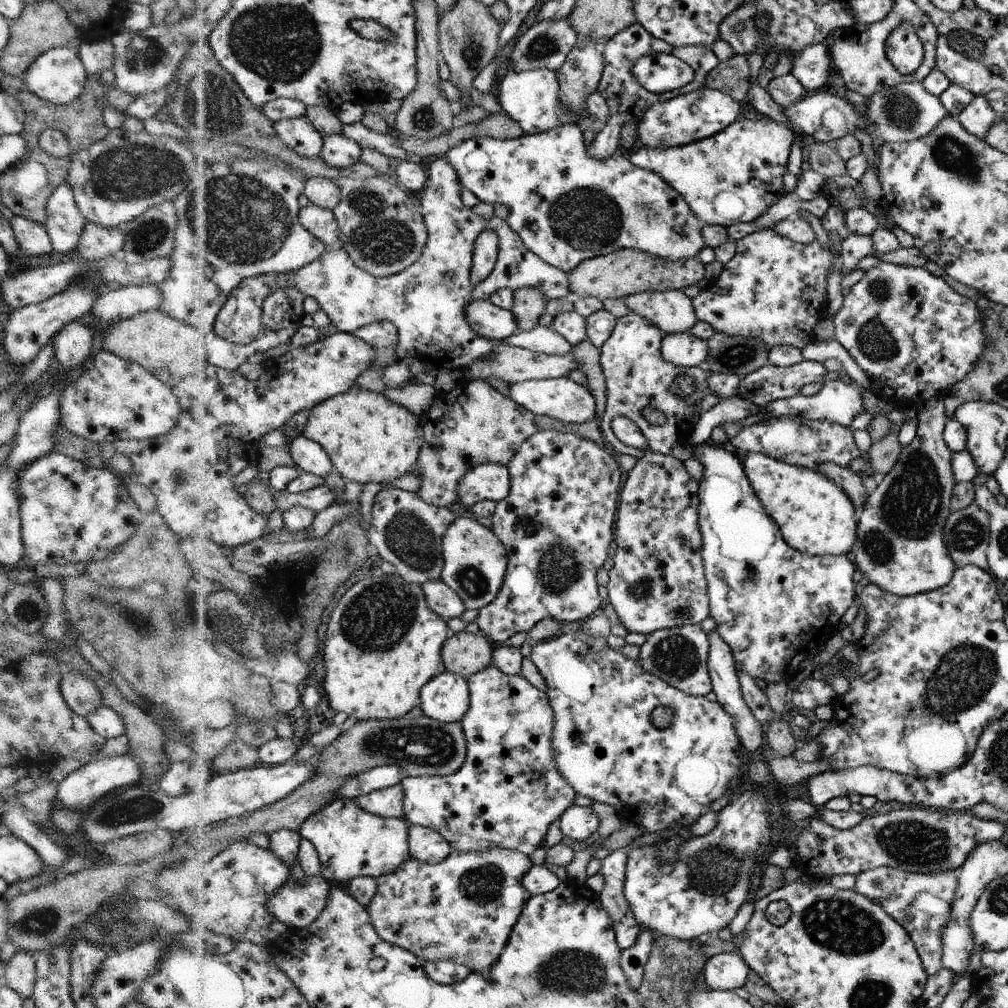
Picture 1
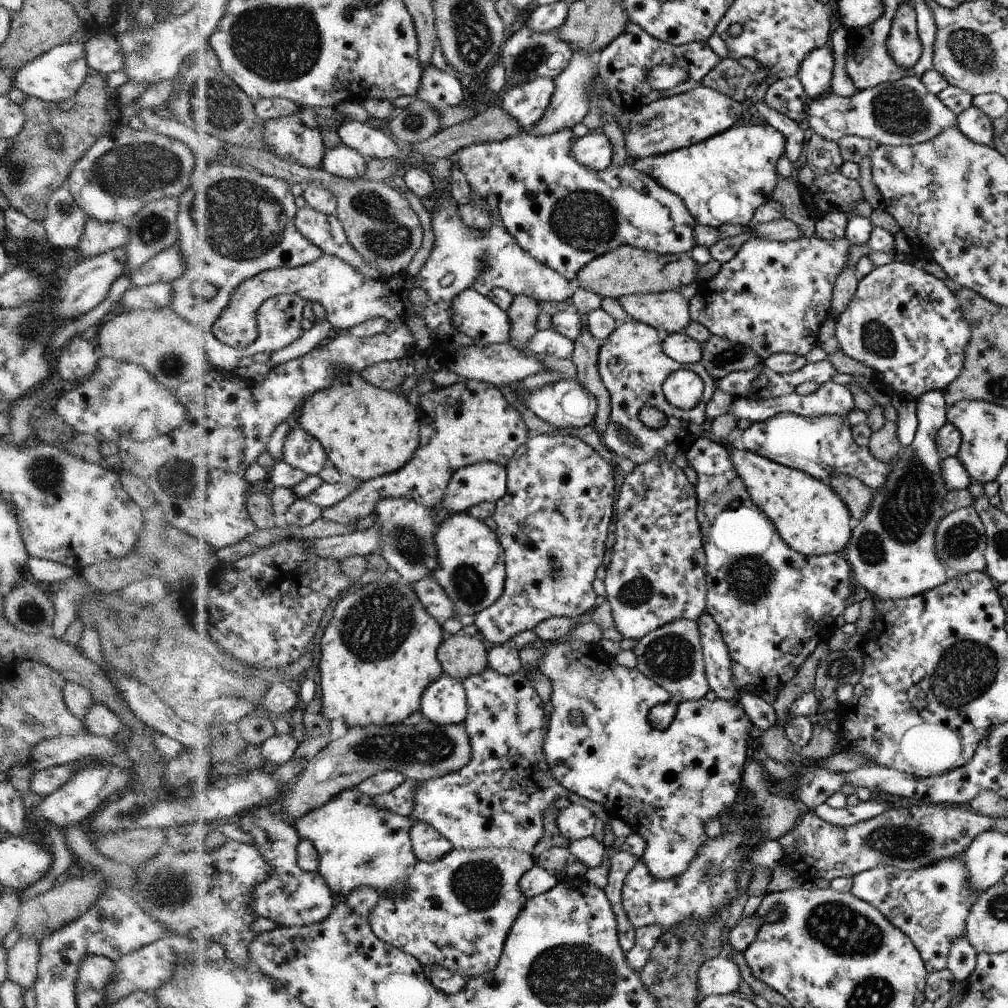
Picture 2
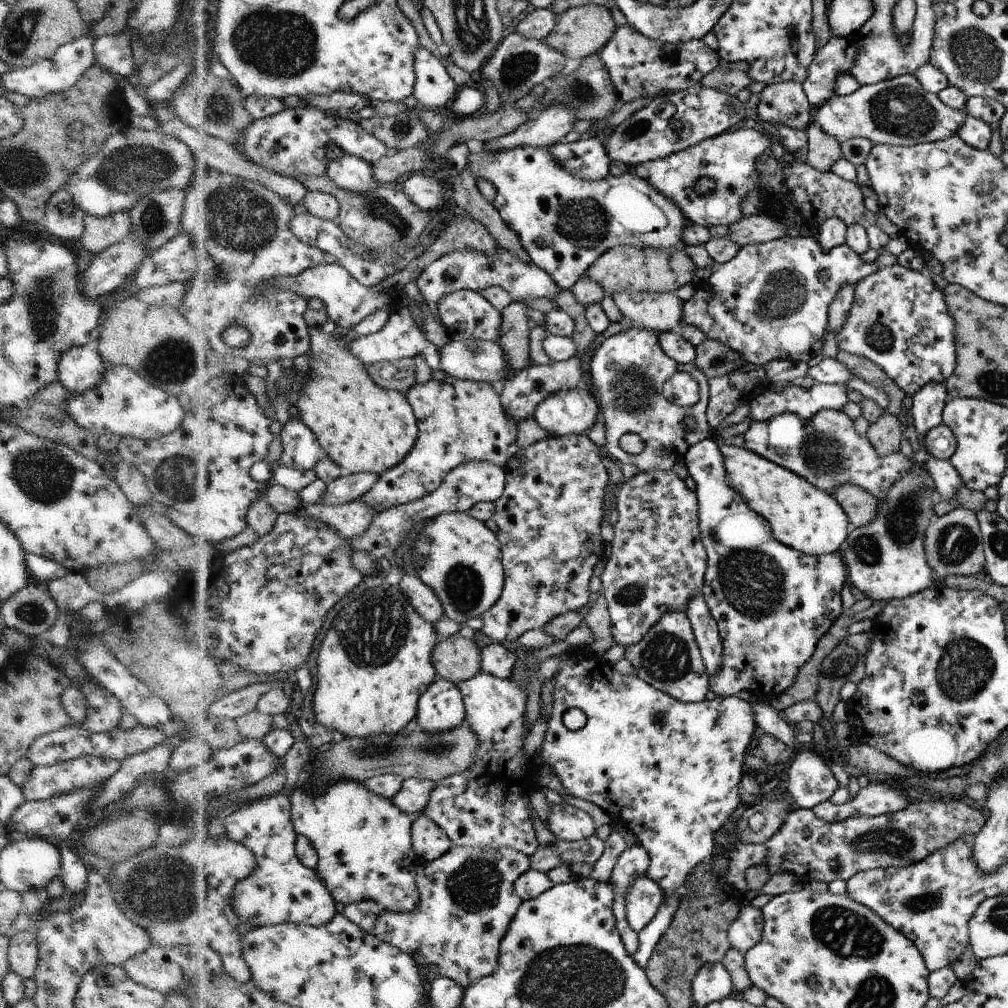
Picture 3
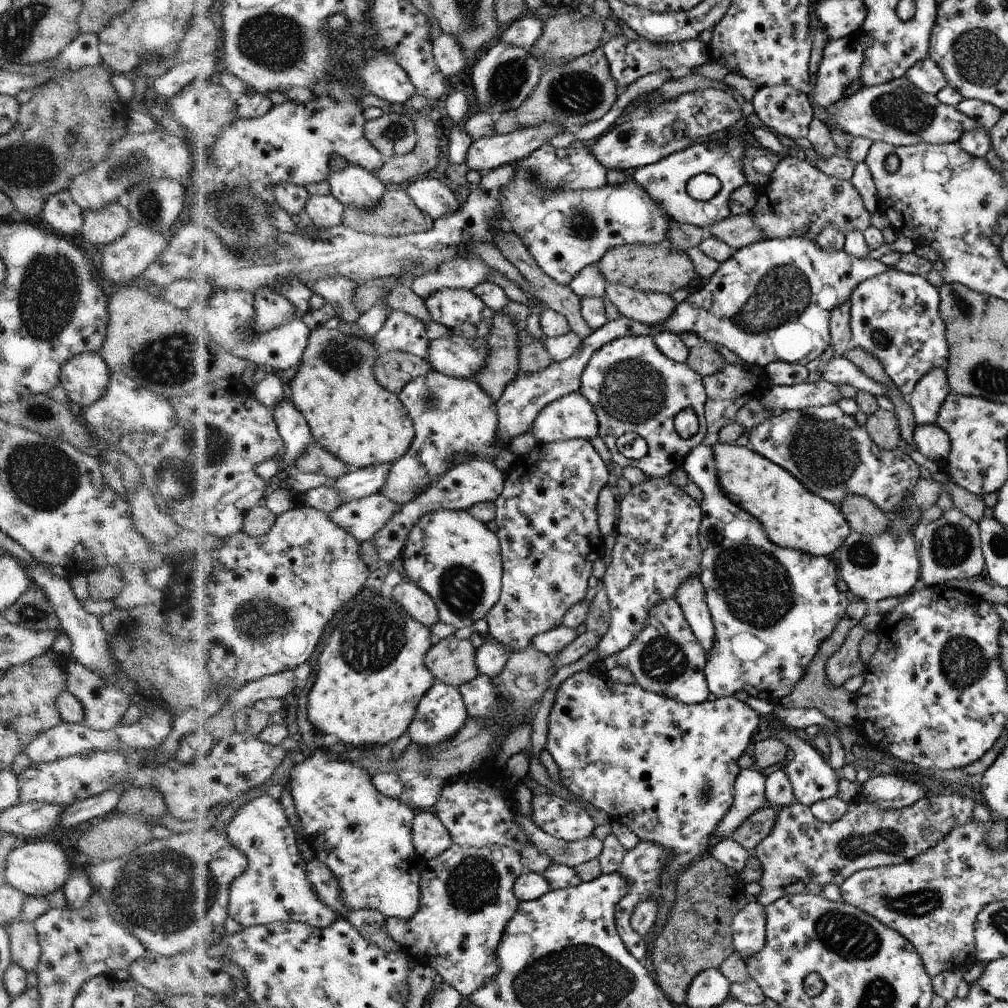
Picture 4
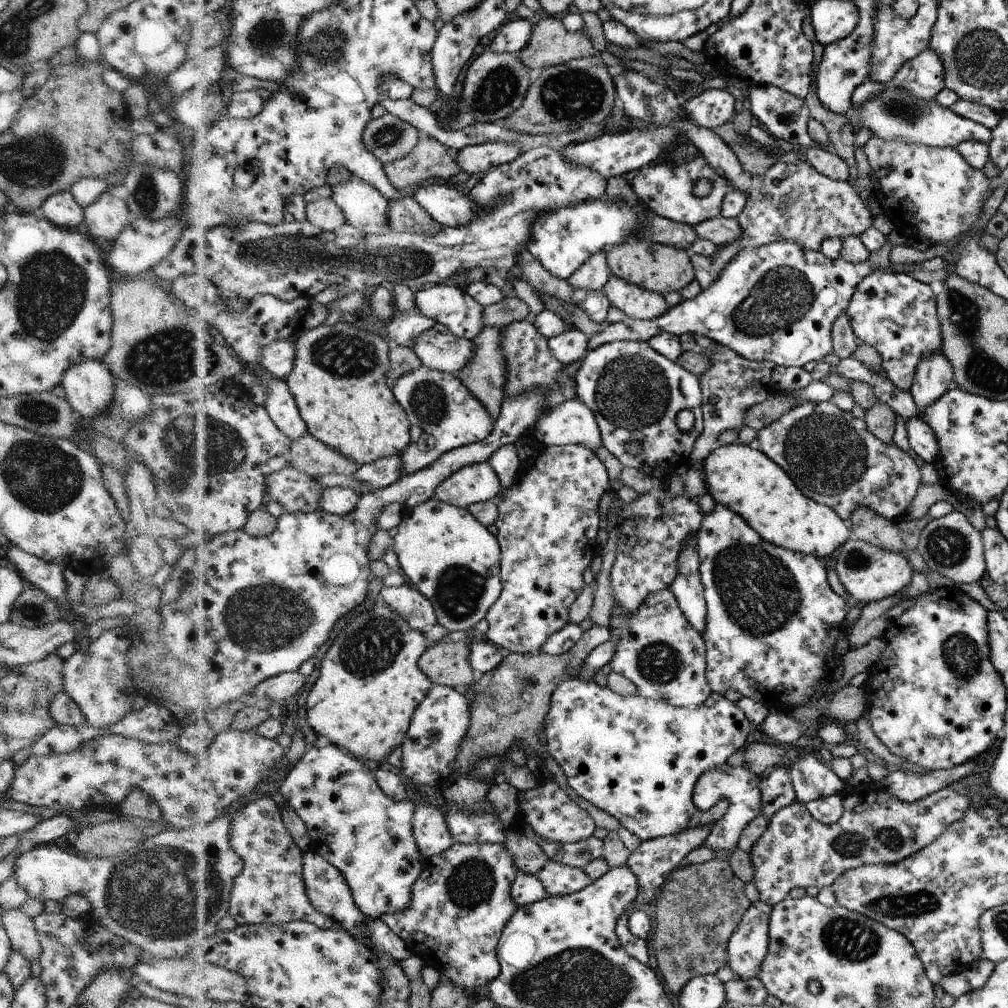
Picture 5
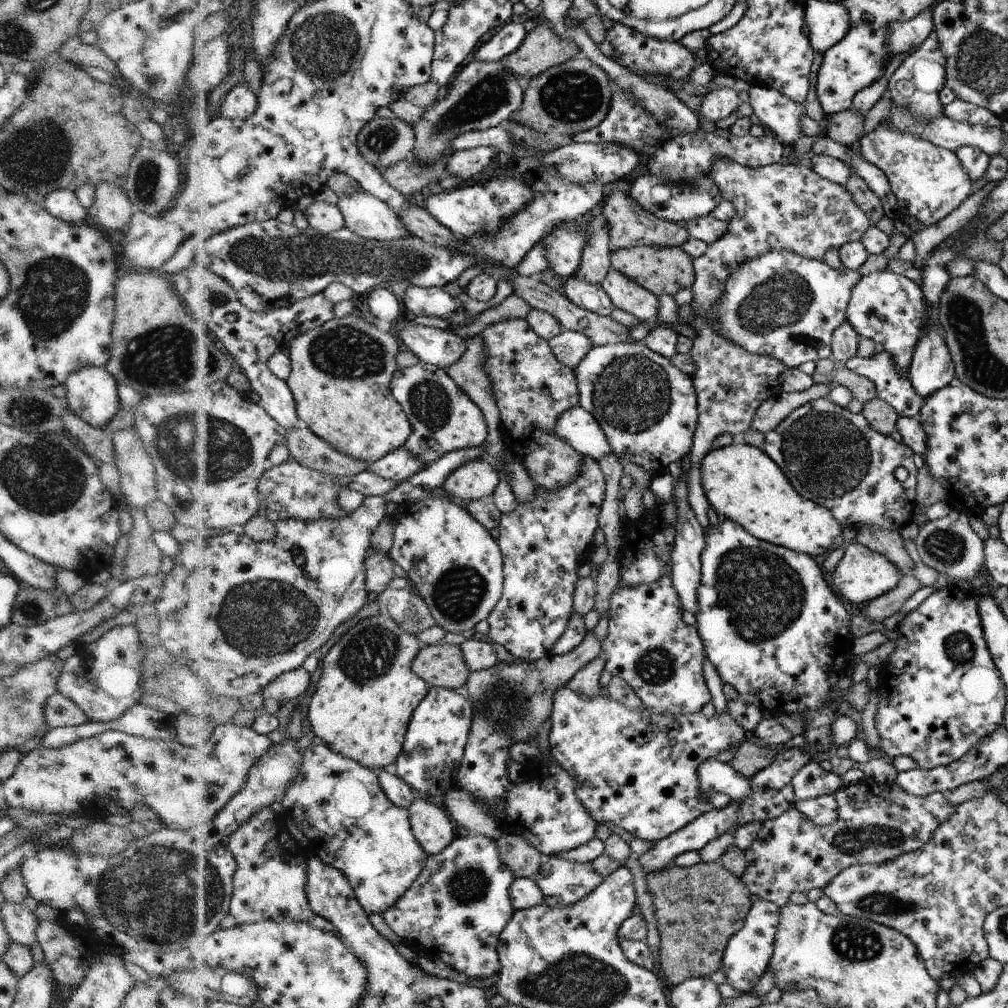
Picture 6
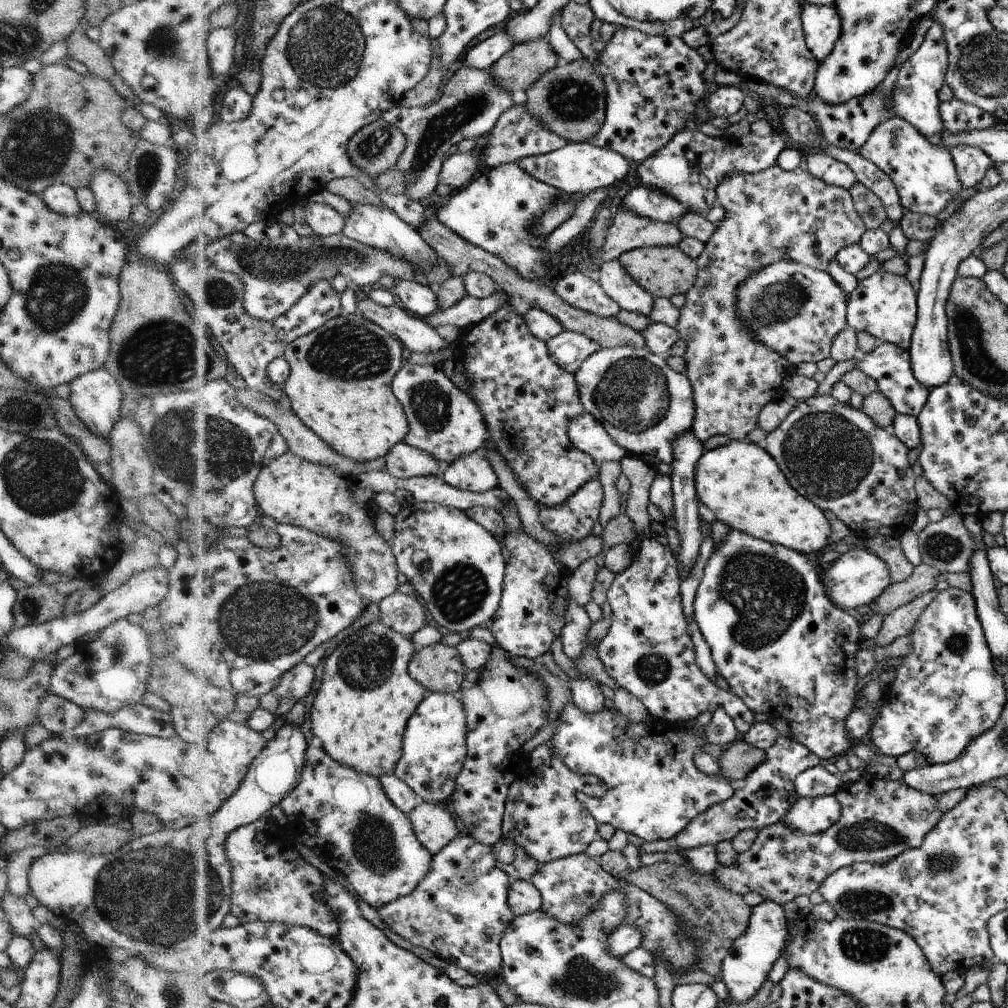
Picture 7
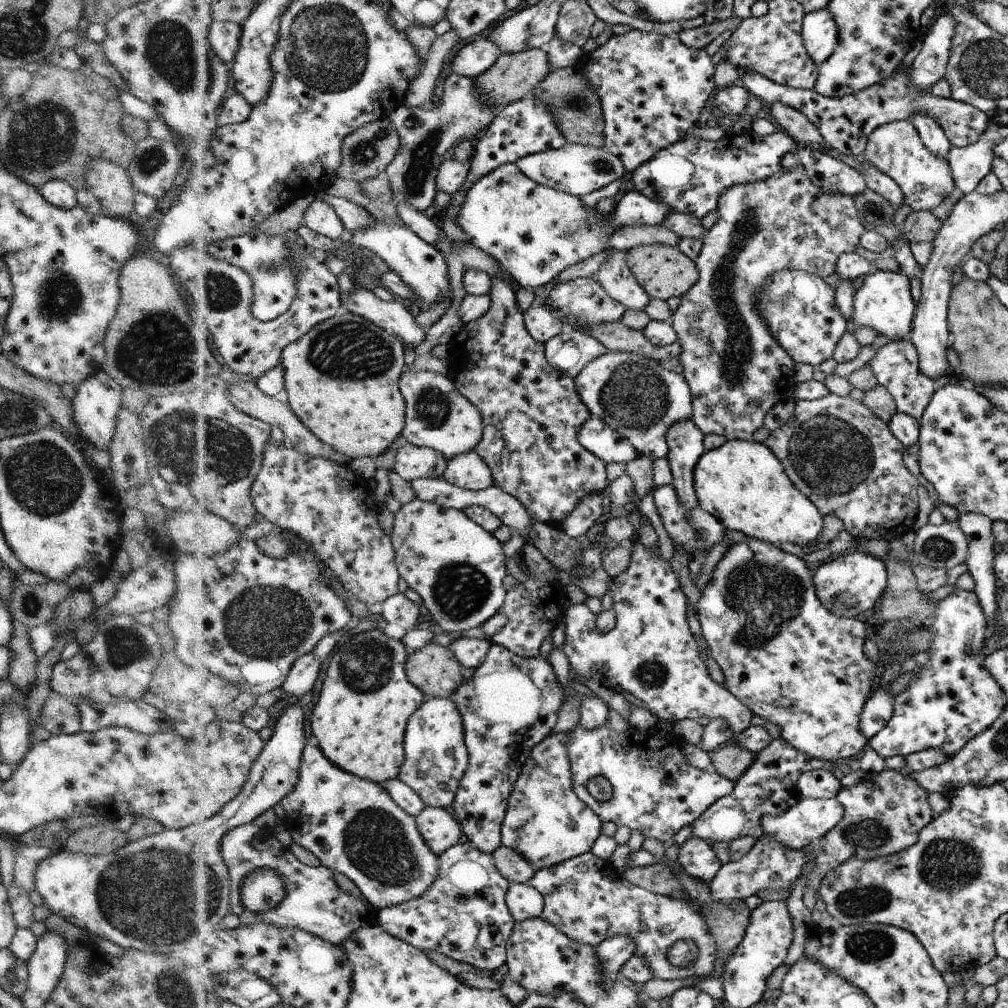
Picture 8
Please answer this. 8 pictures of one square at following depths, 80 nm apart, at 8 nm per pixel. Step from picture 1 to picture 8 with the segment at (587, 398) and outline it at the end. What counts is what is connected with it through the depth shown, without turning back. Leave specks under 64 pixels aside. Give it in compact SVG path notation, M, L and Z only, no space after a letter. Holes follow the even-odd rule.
M591 415L578 430L580 446L604 463L622 464L639 457L639 450L602 419Z

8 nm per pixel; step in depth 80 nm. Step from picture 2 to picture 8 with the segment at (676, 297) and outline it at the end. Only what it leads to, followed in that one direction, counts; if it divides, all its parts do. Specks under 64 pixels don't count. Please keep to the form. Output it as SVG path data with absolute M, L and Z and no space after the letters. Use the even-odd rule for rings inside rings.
M624 250L610 252L594 278L612 299L622 303L627 309L644 310L651 300L651 296L631 273L627 252Z

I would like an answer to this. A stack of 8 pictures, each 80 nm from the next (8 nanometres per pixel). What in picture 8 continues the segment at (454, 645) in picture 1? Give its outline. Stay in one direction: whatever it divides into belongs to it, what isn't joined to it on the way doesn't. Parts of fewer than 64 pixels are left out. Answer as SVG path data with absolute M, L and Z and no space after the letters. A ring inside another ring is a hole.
M436 642L411 656L408 675L428 698L449 698L465 681L454 652Z

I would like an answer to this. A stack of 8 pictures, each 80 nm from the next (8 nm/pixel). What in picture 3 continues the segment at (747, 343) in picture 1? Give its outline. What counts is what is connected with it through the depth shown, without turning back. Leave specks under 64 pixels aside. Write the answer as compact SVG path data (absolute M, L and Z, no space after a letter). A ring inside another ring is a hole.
M704 339L698 346L695 346L695 350L697 356L694 364L703 370L709 379L734 372L736 360L741 359L744 367L747 367L738 351L712 339Z

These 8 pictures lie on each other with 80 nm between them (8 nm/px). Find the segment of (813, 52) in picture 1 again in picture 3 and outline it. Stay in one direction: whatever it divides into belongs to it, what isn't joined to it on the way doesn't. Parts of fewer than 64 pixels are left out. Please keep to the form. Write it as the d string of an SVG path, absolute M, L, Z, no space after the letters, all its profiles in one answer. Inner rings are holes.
M831 36L829 41L814 55L814 60L809 64L807 80L804 81L803 89L813 109L818 109L825 102L834 97L834 84L838 74L845 72L850 74L855 65L857 46L848 44L848 37Z

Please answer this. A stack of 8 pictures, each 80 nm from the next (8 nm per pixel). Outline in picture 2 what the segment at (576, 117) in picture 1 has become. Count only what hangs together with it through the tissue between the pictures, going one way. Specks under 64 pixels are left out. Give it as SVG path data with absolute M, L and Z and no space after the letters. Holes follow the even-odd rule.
M538 77L512 88L504 87L500 106L516 118L523 132L531 133L544 118L554 94L555 80Z

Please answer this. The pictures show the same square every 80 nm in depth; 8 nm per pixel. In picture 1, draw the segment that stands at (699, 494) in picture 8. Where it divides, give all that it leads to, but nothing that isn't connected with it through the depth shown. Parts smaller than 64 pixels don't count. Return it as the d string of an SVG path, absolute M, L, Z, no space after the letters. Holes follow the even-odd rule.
M739 453L740 462L743 463L744 471L755 494L759 496L768 515L778 524L784 541L795 550L808 555L846 555L855 548L859 540L859 520L855 517L858 511L852 503L850 496L832 479L828 479L822 472L810 470L804 466L793 466L790 463L781 462L771 458L770 455L761 453Z

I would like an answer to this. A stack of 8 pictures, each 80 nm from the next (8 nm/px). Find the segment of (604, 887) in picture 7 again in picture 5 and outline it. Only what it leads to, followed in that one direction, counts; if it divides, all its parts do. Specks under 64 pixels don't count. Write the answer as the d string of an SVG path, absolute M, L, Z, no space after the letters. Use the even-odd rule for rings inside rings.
M546 861L538 872L538 878L546 889L548 897L565 897L586 889L593 881L580 867L571 867L556 861Z

